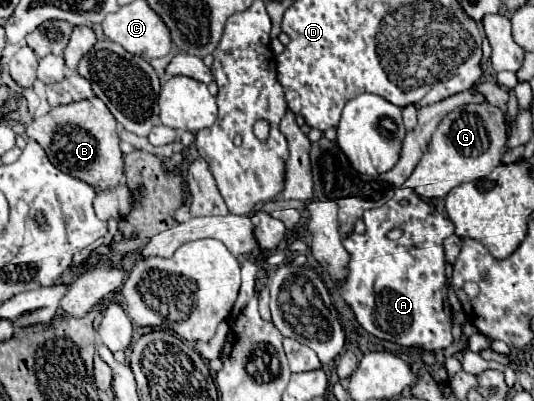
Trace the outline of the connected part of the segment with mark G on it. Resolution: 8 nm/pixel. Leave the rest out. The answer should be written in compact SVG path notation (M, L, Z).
M490 103L464 105L448 113L436 127L428 151L418 161L414 173L406 179L406 187L414 189L420 197L446 197L450 189L466 183L478 181L490 175L494 167L500 165L500 155L506 149L506 121L498 107Z

